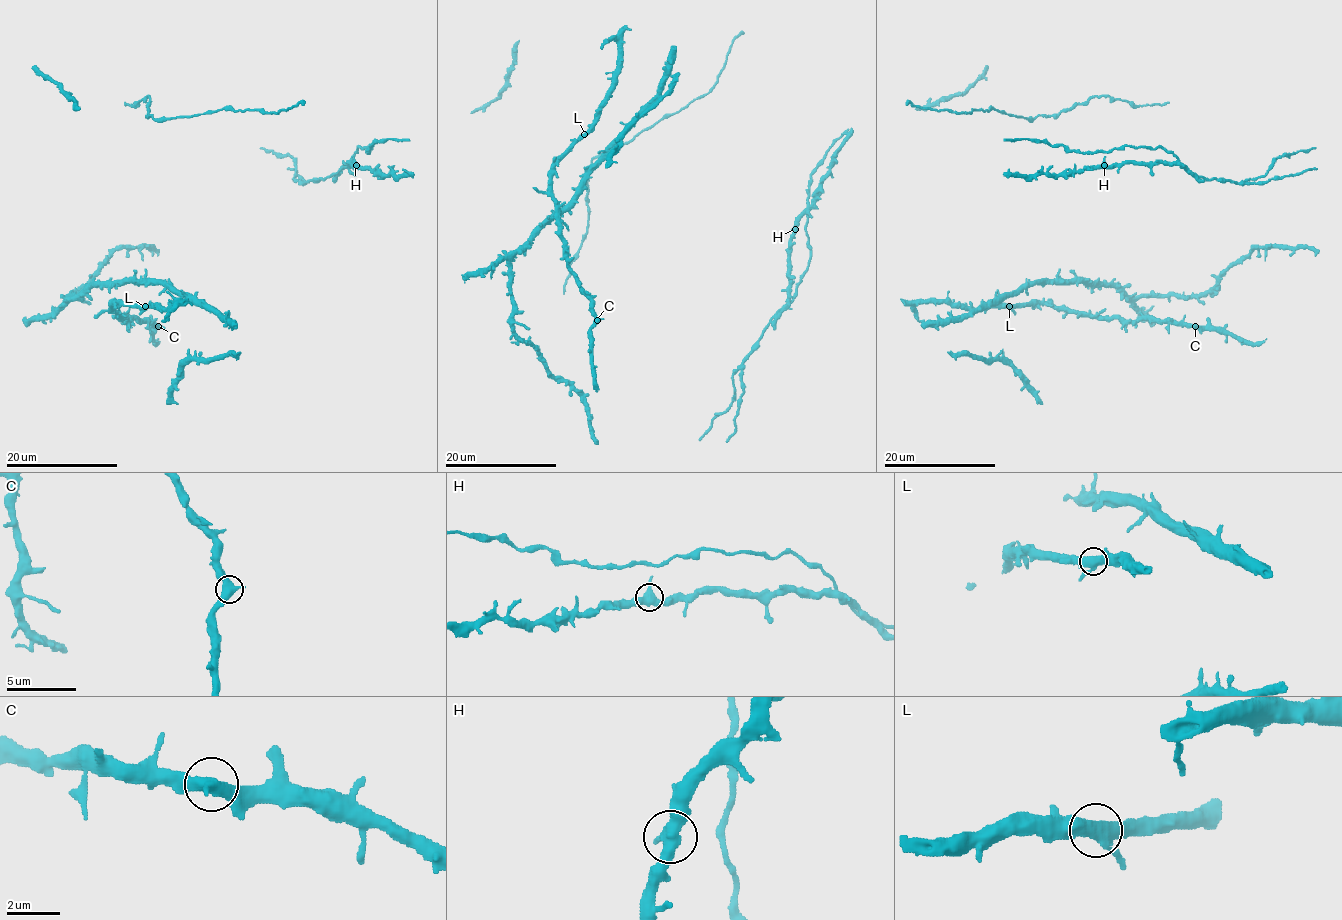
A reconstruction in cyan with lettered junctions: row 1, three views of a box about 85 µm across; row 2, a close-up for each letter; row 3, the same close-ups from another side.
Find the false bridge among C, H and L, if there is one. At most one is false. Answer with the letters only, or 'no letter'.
no letter

